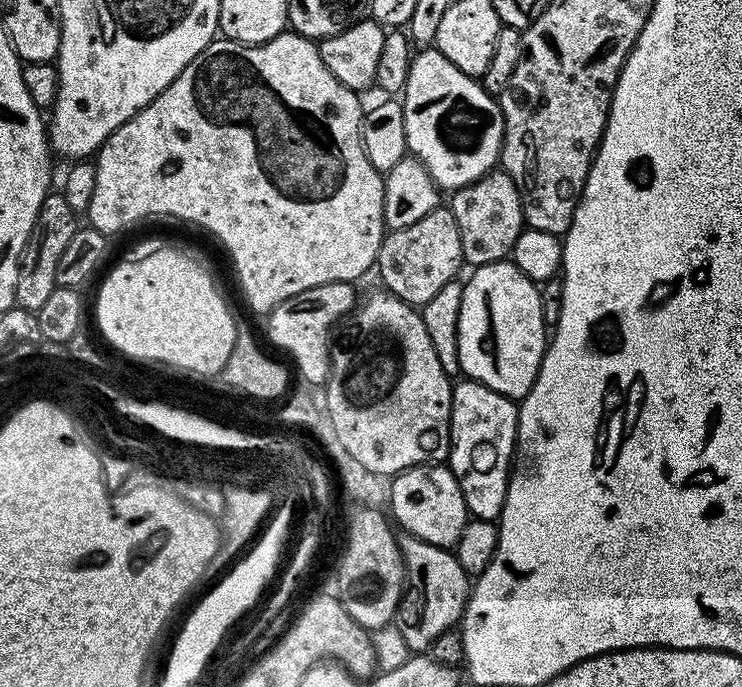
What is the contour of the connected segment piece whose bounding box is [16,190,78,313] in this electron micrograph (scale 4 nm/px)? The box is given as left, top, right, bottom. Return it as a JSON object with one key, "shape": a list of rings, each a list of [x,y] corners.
{"shape":[[[56,190],[49,191],[48,197],[42,202],[42,210],[34,222],[34,230],[20,256],[18,270],[18,286],[16,287],[16,304],[26,311],[37,313],[46,303],[46,298],[57,288],[56,271],[58,258],[62,258],[62,250],[66,250],[70,238],[74,238],[78,227],[78,214],[66,202],[66,198]]]}

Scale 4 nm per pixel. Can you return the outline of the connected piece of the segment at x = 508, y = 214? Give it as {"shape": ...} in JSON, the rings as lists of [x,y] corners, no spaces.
{"shape":[[[493,170],[478,178],[478,182],[470,182],[470,186],[455,189],[451,196],[454,222],[458,222],[458,234],[462,234],[464,264],[479,266],[505,259],[511,253],[518,234],[526,227],[520,191],[510,174],[503,170]]]}

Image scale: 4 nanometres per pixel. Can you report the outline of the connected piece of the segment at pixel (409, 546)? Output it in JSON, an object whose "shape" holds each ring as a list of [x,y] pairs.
{"shape":[[[407,534],[401,535],[399,542],[400,552],[404,555],[405,582],[404,596],[400,599],[394,623],[398,630],[402,630],[409,653],[424,654],[443,632],[451,628],[453,631],[464,617],[470,577],[462,570],[455,551],[427,544],[417,536]]]}

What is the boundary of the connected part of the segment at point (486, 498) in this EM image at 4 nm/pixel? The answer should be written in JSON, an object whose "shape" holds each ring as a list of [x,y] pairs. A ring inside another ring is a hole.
{"shape":[[[460,378],[453,383],[452,442],[446,464],[462,490],[462,498],[466,498],[469,513],[477,520],[499,521],[502,514],[519,421],[518,404],[513,397],[498,394],[498,390],[490,390],[490,386],[477,380]]]}

